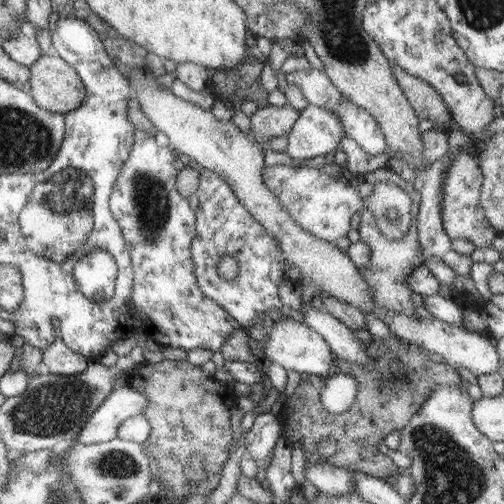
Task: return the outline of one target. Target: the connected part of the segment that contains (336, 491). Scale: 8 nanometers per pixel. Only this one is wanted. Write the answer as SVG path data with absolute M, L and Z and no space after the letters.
M306 463L304 474L319 493L327 495L345 495L353 492L353 474L346 468L334 467L330 464Z

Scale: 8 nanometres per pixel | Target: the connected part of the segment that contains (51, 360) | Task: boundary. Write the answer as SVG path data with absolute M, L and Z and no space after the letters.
M58 340L43 351L43 362L50 374L74 376L80 374L90 363L84 356L70 351L64 342Z

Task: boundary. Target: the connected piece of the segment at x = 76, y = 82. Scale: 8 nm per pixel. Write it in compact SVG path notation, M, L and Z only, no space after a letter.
M56 53L40 55L29 69L30 94L40 108L65 116L82 106L86 98L84 83Z

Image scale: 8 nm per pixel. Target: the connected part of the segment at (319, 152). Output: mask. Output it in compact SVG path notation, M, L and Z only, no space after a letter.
M309 105L300 111L300 118L296 120L296 124L287 134L288 145L285 152L301 164L322 161L327 159L330 152L335 153L336 150L339 150L339 144L343 136L342 123L334 113L315 105Z

